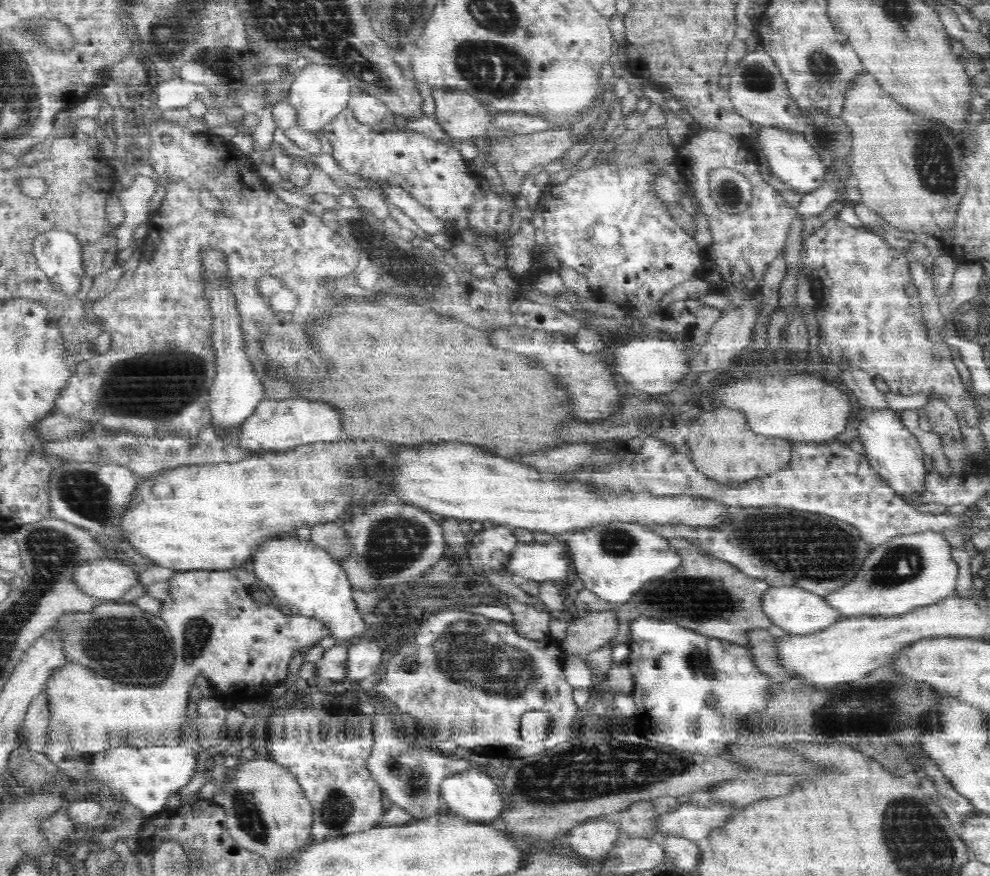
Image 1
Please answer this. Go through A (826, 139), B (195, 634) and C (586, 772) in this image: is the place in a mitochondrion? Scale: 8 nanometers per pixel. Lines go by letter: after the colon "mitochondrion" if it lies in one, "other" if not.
A: mitochondrion
B: mitochondrion
C: mitochondrion

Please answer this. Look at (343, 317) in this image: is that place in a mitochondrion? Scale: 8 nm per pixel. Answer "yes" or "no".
no

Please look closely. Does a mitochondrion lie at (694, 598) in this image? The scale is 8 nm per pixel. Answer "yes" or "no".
yes

